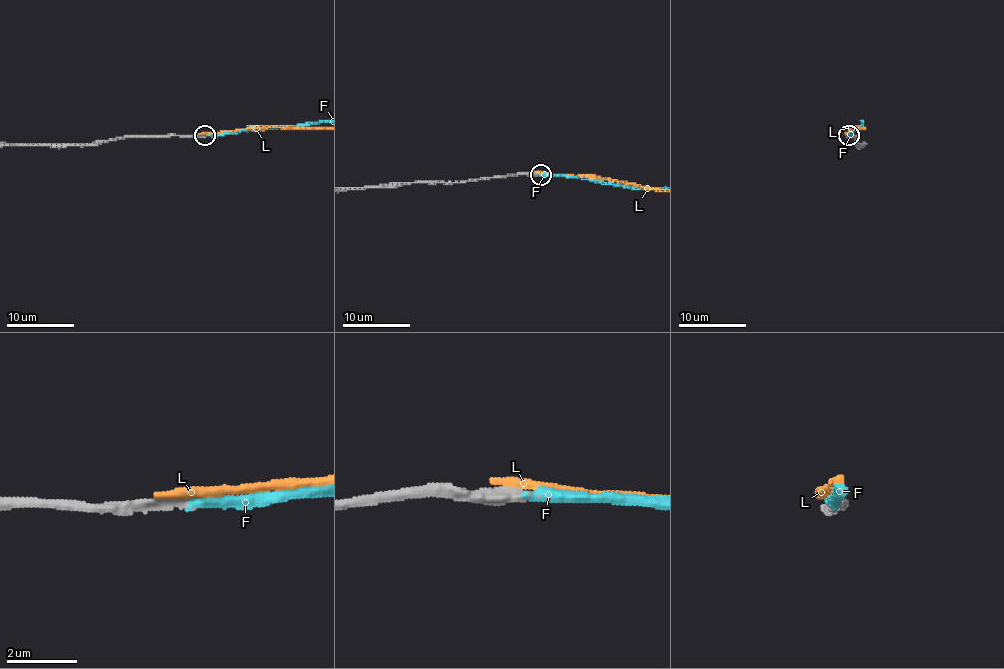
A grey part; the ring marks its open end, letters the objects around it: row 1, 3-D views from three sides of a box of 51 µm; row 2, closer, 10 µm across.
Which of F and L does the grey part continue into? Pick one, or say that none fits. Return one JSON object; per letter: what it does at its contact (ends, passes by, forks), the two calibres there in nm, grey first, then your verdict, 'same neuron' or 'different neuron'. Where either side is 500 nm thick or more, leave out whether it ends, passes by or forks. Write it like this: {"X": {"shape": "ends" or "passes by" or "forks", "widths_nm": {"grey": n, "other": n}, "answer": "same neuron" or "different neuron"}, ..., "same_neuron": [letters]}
{"F": {"shape": "ends", "widths_nm": {"grey": 360, "other": 300}, "answer": "same neuron"}, "L": {"shape": "ends", "widths_nm": {"grey": 400, "other": 320}, "answer": "different neuron"}, "same_neuron": ["F"]}

